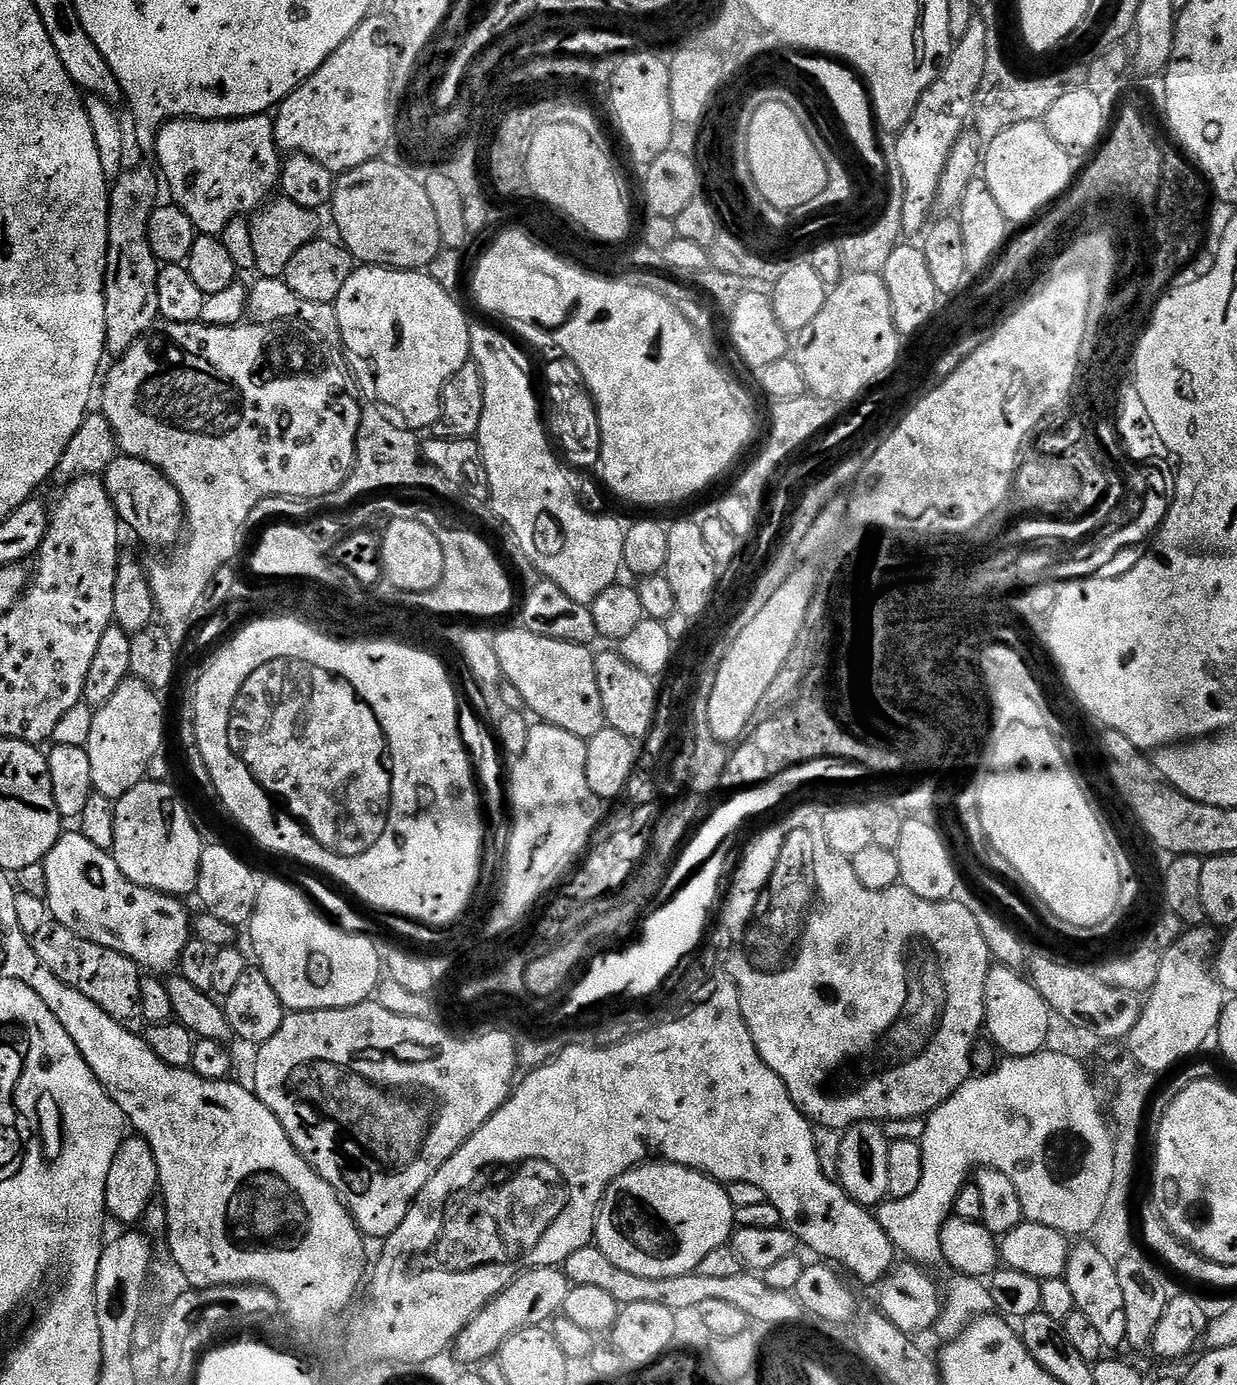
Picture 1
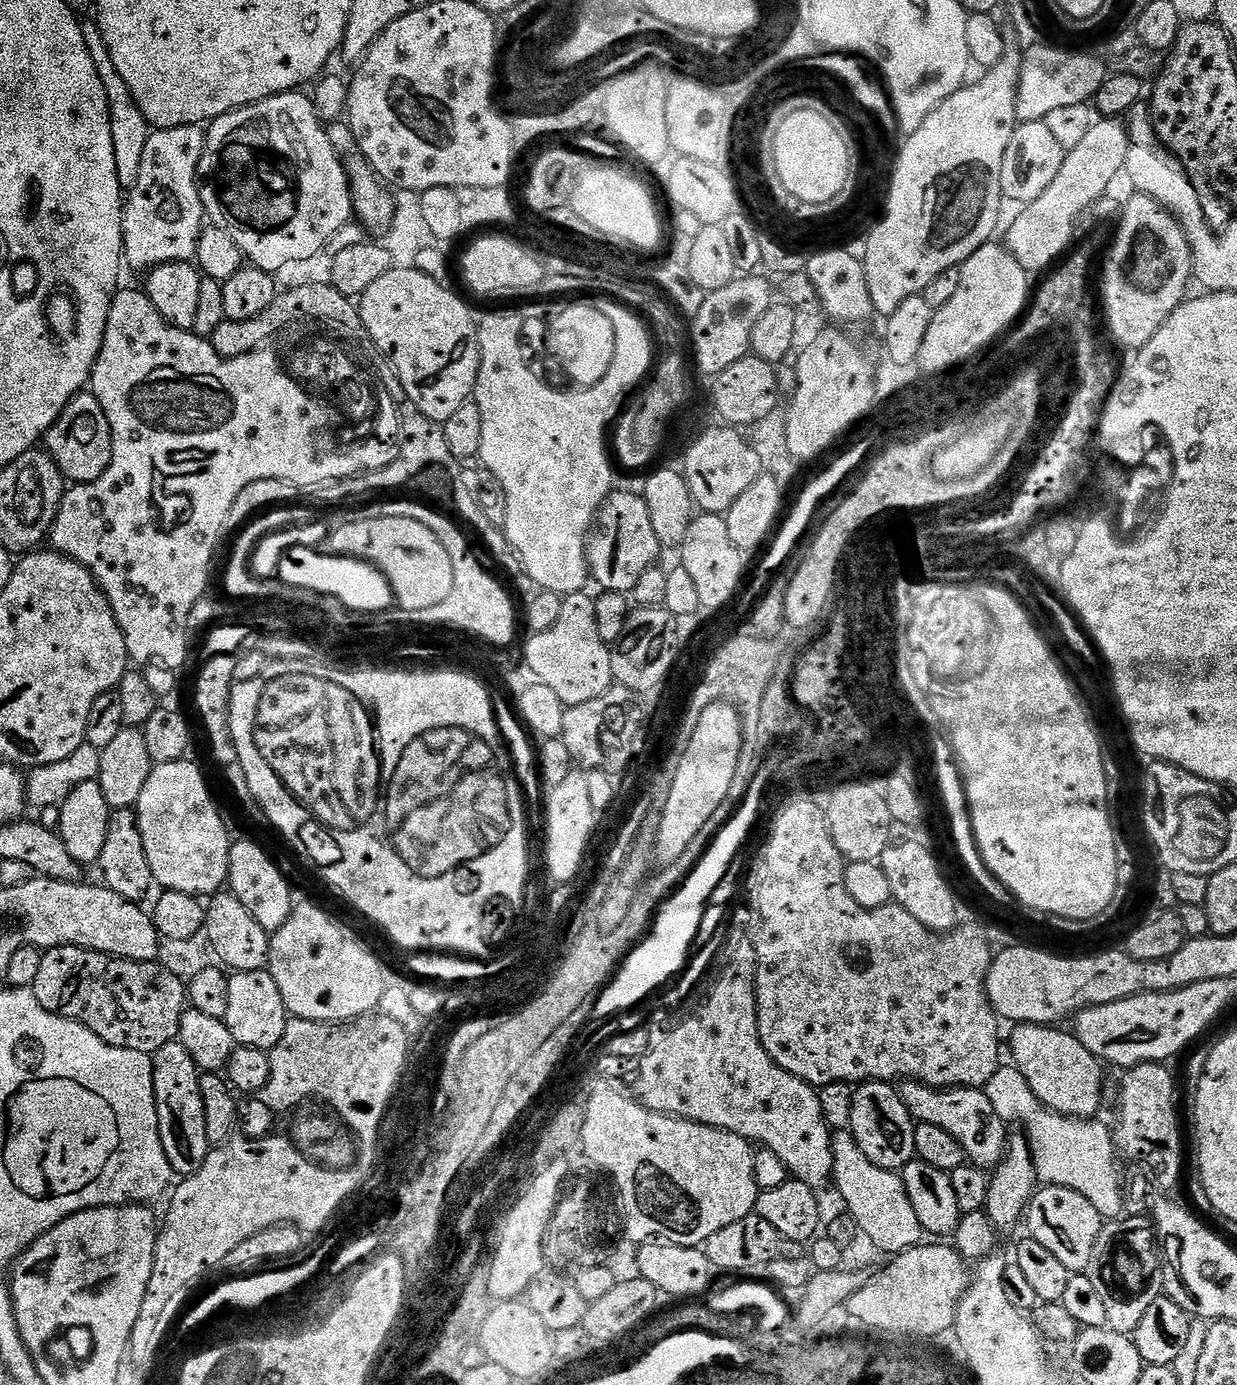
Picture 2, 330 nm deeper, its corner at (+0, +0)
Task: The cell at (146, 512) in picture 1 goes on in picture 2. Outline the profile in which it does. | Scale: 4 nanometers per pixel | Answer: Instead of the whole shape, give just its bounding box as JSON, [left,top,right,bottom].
[46,390,112,485]

